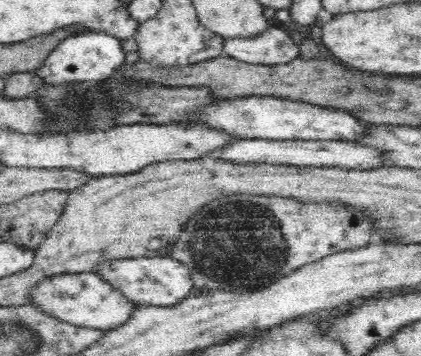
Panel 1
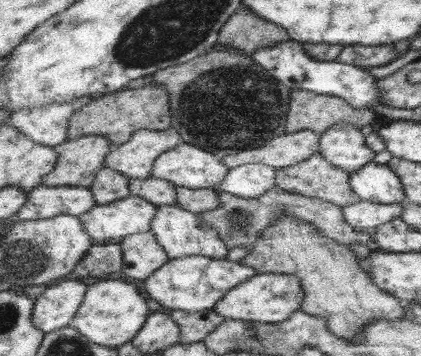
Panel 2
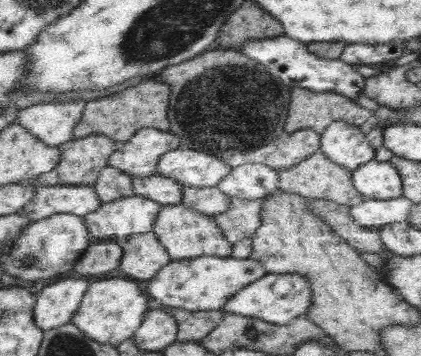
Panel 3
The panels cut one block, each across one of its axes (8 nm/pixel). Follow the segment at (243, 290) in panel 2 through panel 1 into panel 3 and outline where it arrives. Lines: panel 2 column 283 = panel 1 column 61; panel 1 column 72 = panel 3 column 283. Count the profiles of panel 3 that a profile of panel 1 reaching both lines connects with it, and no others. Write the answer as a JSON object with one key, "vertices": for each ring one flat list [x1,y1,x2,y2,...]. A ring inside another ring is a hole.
{"vertices":[[265,274,259,280,251,282,251,286,243,286,243,290,239,290,239,294,235,294,235,298,231,298,231,302,227,302,221,308,221,312,241,314,249,320,269,322,273,326,285,326,293,318,305,316,311,304,313,304,313,300,311,300,309,284,301,276,297,276,297,274]]}

